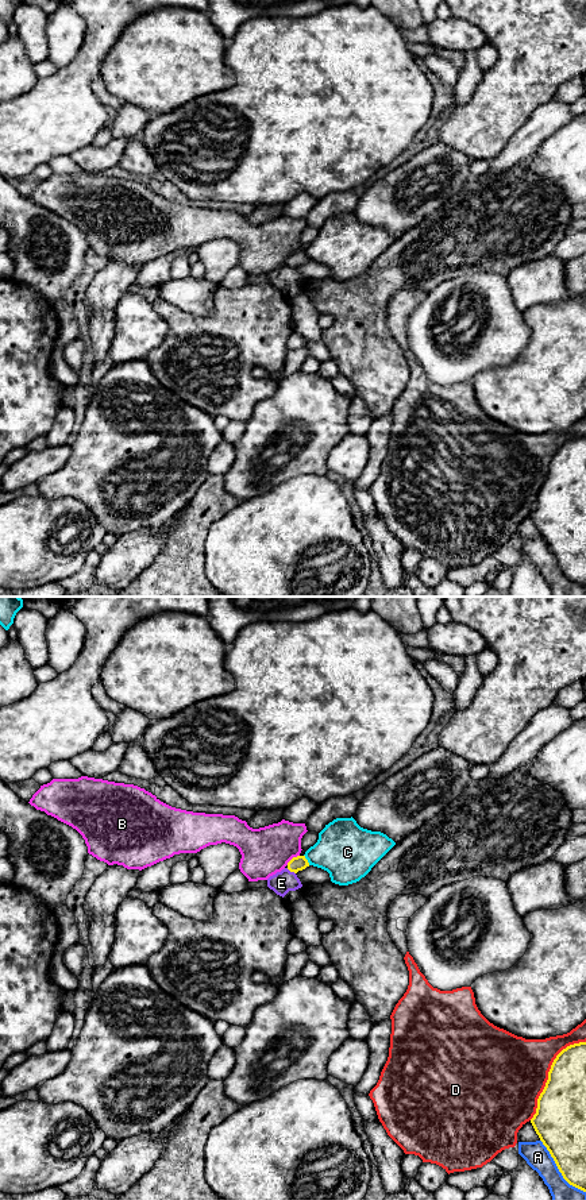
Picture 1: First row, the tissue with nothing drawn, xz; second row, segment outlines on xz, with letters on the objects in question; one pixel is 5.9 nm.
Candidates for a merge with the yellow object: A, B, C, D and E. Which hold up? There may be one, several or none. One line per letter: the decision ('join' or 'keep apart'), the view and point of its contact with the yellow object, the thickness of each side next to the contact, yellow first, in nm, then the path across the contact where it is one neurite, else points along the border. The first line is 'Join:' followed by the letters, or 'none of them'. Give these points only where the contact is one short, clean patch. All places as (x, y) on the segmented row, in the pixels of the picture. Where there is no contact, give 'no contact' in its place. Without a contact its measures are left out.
Join: none of them
A: keep apart | xz (558, 1168) | 300/150 nm
B: keep apart | xz (292, 859) | 90/280 nm
C: keep apart | xz (307, 860) | 90/340 nm
D: keep apart | xz (548, 1073) | 300/460 nm
E: keep apart | xz (290, 871) | 90/140 nm | along xz (286, 868), (295, 874)

